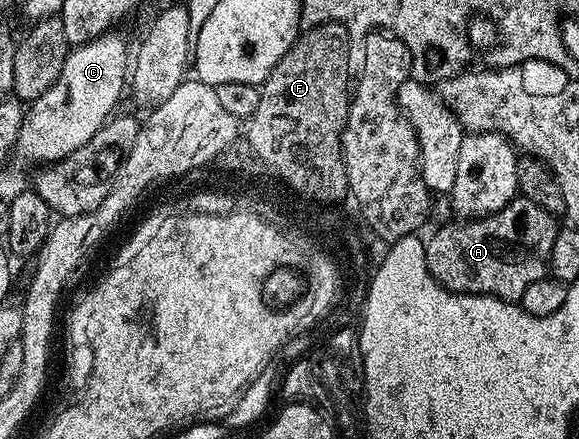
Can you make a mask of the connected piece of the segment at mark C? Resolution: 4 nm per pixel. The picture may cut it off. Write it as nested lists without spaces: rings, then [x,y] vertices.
[[[114,37],[95,38],[93,42],[71,49],[56,84],[52,84],[44,96],[29,103],[18,133],[17,153],[42,162],[38,164],[53,164],[88,144],[88,140],[111,120],[122,98],[122,89],[128,86],[126,42]]]

